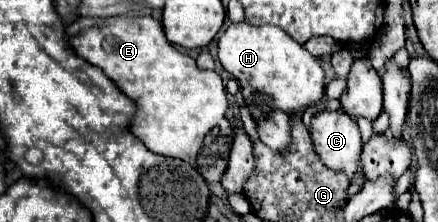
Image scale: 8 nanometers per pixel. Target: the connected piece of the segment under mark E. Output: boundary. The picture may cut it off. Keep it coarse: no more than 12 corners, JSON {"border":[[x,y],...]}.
{"border":[[153,16],[77,18],[69,44],[137,104],[151,152],[221,182],[233,146],[215,70]]}

